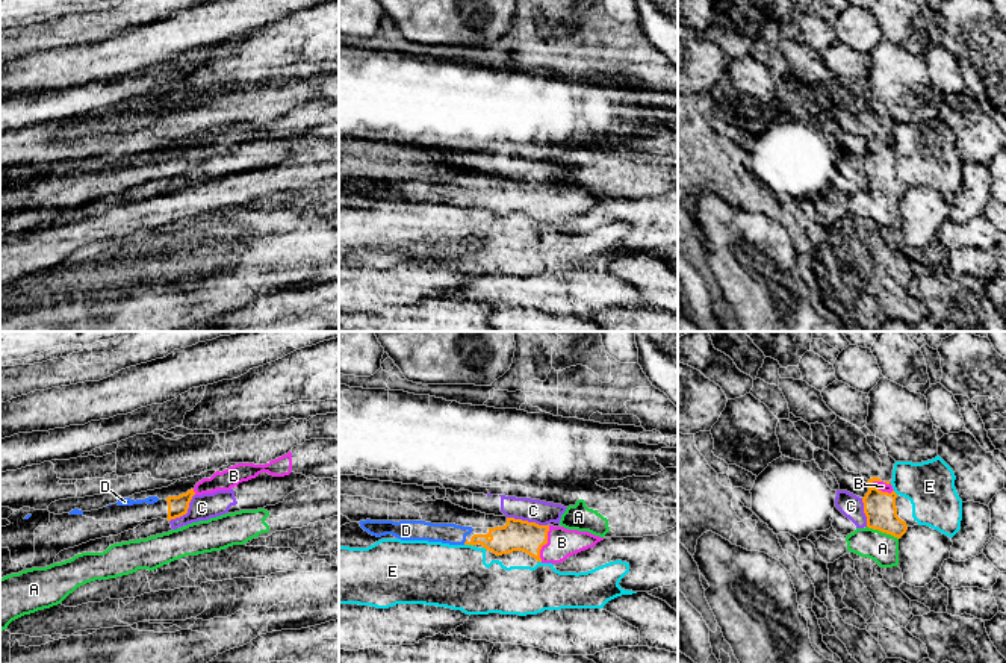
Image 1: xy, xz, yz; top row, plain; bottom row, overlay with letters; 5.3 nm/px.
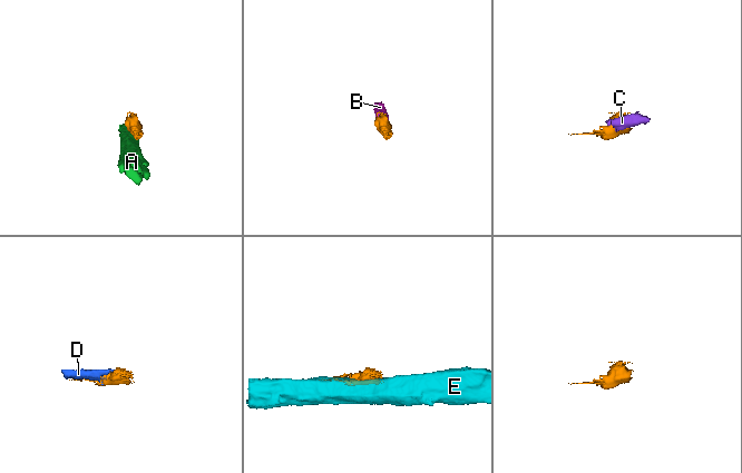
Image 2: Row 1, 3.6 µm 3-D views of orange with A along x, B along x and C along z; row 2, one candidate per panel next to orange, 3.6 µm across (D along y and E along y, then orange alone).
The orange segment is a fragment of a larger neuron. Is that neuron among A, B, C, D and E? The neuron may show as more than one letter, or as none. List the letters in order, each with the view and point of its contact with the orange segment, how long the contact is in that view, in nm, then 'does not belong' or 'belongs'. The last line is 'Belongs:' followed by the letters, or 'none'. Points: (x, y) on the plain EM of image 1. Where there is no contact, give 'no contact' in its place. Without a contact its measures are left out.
A: yz (882, 192) | 180 nm | does not belong
B: xz (545, 205) | 200 nm | belongs
C: xz (527, 182) | 220 nm | does not belong
D: xz (465, 203) | 40 nm | belongs
E: xz (469, 205) | 50 nm | does not belong
Belongs: B, D

